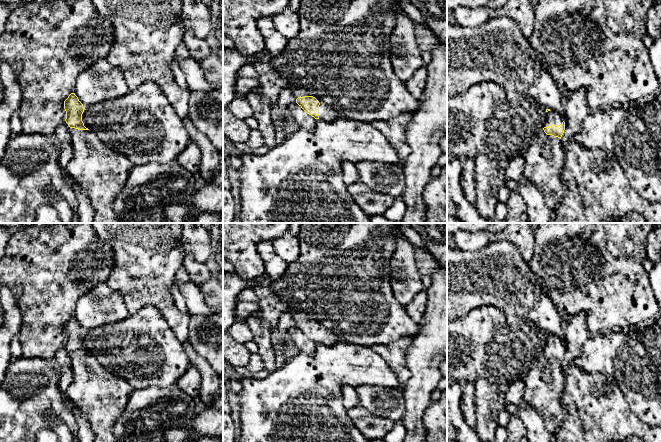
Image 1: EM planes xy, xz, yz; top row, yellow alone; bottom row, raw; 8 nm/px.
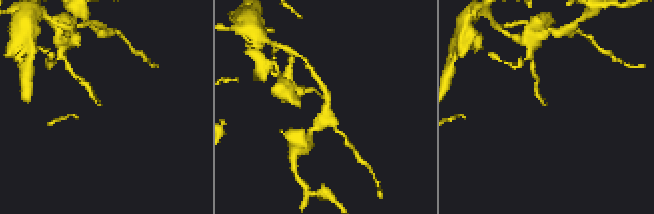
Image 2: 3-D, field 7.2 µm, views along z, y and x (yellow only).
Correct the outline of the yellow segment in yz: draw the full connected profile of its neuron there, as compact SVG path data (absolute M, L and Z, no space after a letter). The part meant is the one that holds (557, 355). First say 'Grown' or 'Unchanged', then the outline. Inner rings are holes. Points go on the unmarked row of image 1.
Grown. M546 333L546 336L543 354L524 378L521 403L536 409L547 428L549 442L555 442L558 428L565 420L560 403L565 384L565 368L561 365L565 346L556 335Z

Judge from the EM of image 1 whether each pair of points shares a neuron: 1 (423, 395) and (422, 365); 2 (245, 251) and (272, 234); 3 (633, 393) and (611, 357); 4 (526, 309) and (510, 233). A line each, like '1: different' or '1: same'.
1: same
2: same
3: same
4: different

